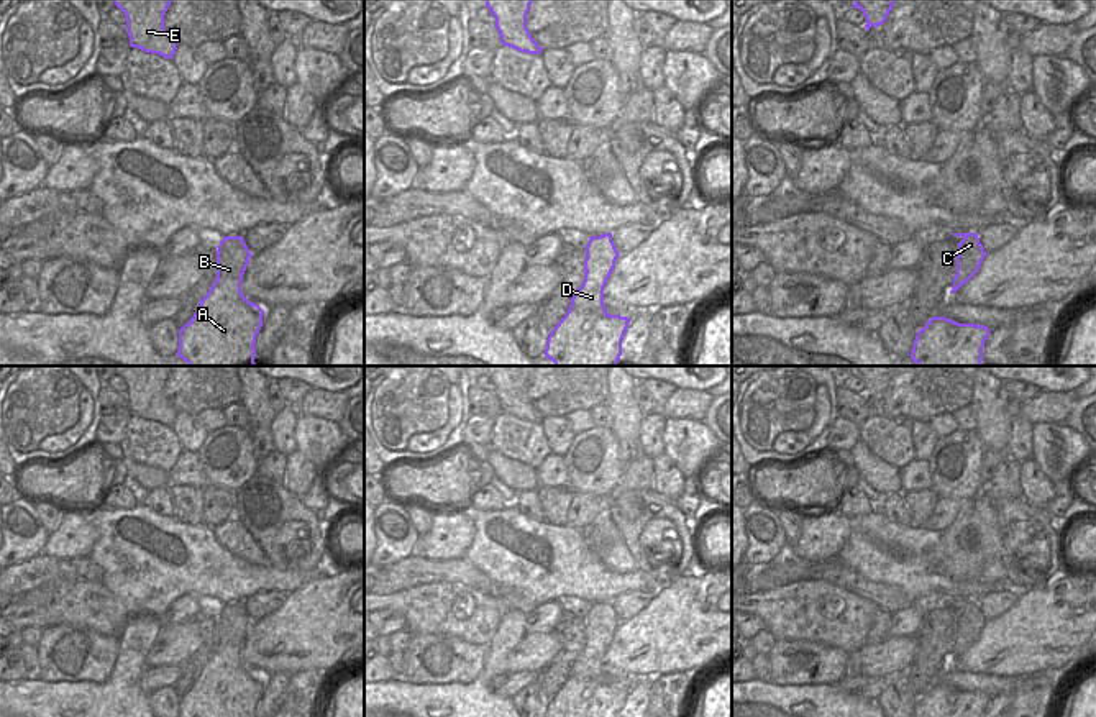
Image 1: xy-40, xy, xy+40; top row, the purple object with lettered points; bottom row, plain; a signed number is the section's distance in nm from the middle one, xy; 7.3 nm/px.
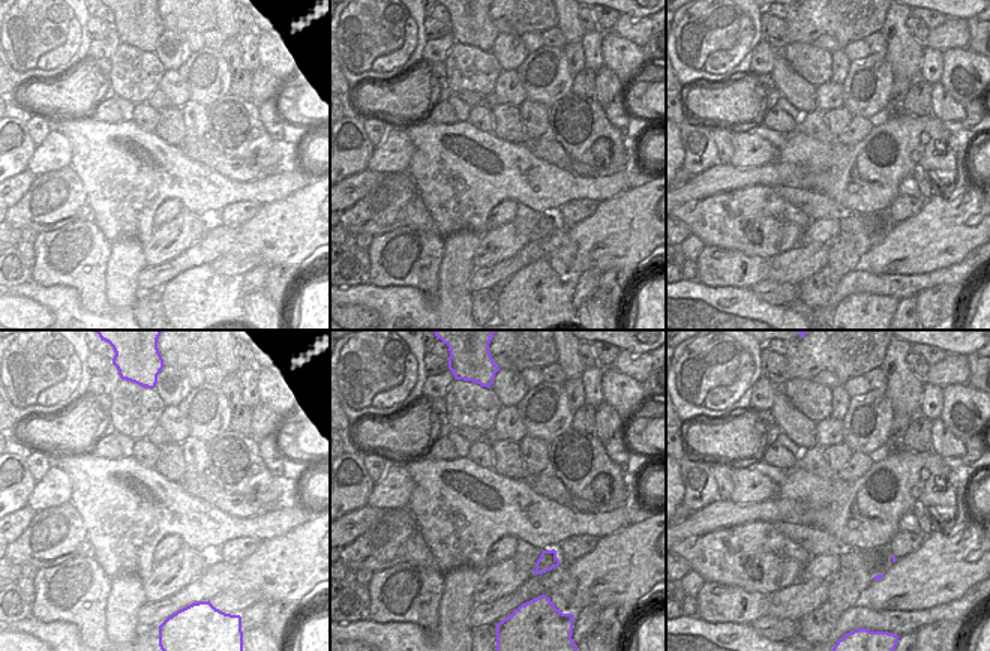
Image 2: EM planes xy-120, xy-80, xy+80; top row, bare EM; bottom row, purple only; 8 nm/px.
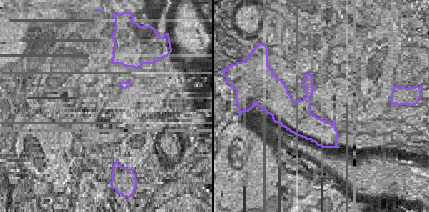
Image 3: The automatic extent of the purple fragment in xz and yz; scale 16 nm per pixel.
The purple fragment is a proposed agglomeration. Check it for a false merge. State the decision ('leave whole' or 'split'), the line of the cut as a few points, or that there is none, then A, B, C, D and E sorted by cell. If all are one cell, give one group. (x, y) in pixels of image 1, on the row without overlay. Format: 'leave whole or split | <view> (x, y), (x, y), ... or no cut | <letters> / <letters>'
leave whole | no cut | A B C D E

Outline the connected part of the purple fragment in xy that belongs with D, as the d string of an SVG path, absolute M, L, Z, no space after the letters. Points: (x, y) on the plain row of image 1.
M612 601L589 605L584 648L566 683L550 699L545 717L622 717L630 686L610 683L604 671L604 655L619 623Z

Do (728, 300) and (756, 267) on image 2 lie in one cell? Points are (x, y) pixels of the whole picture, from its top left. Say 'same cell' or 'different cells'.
different cells

